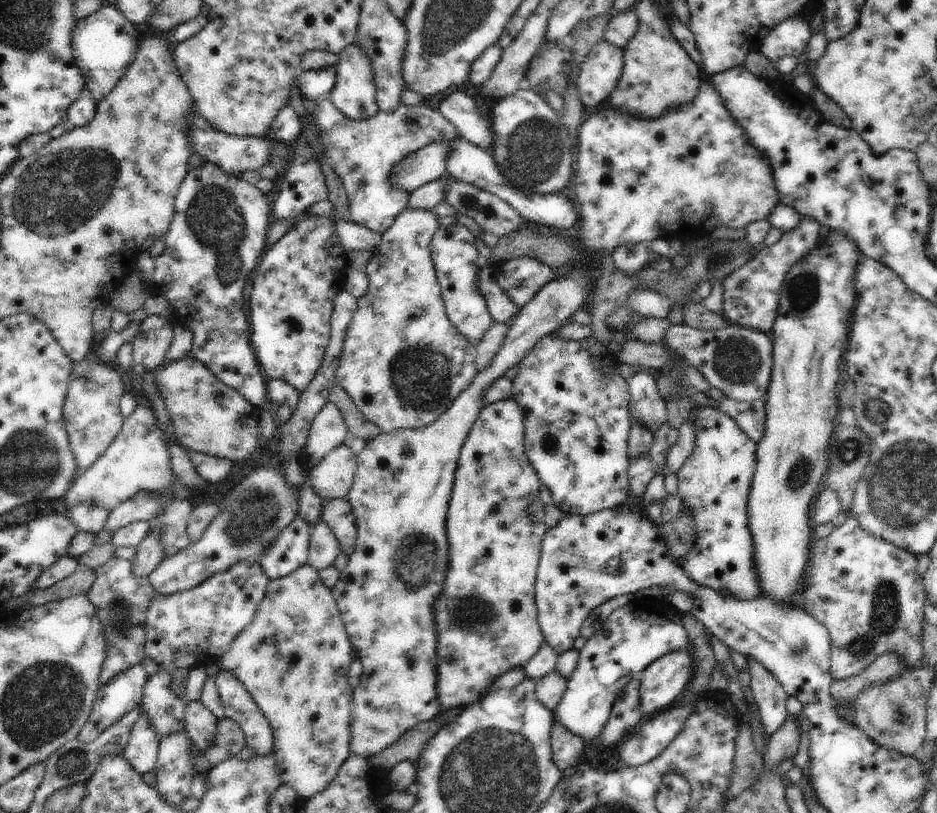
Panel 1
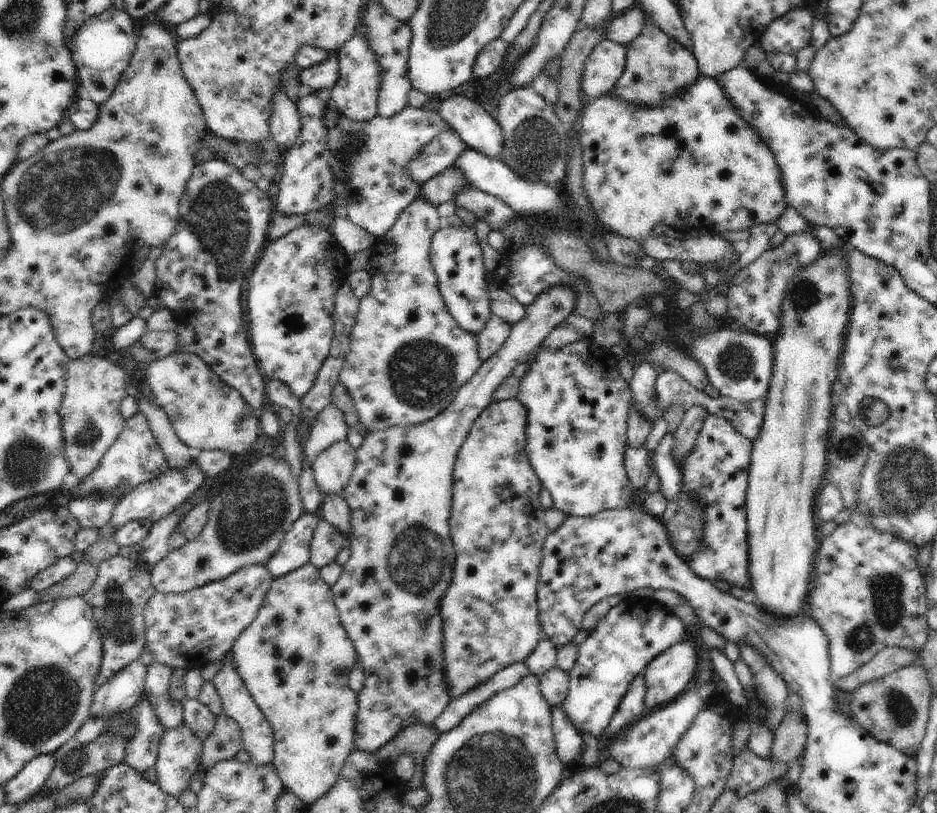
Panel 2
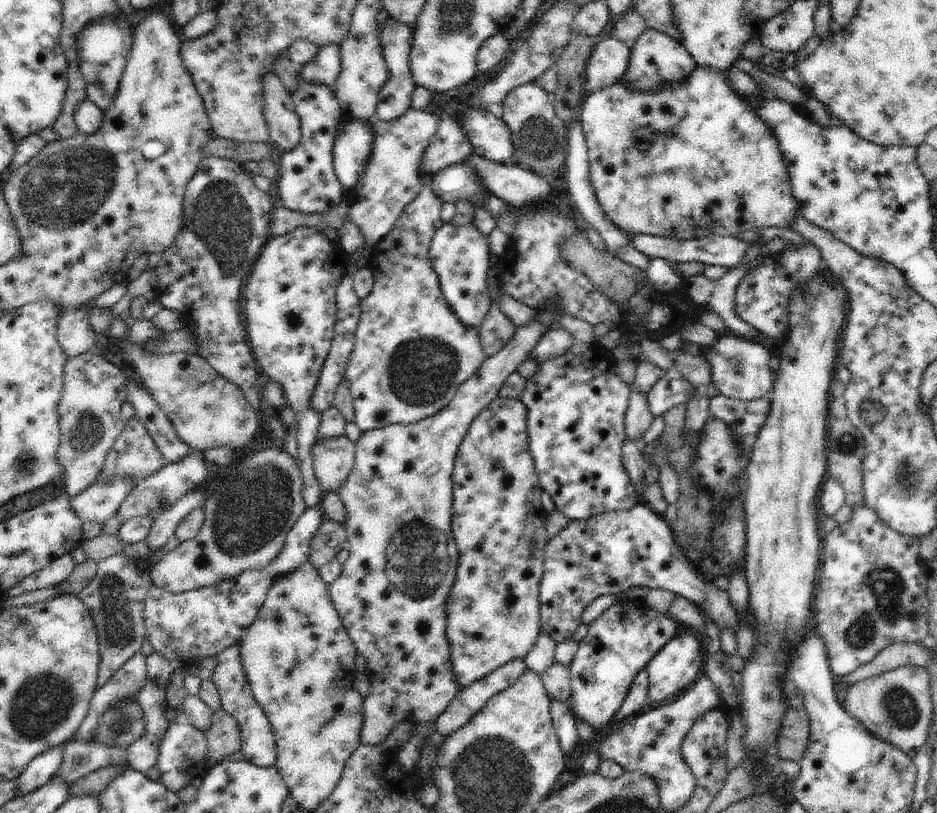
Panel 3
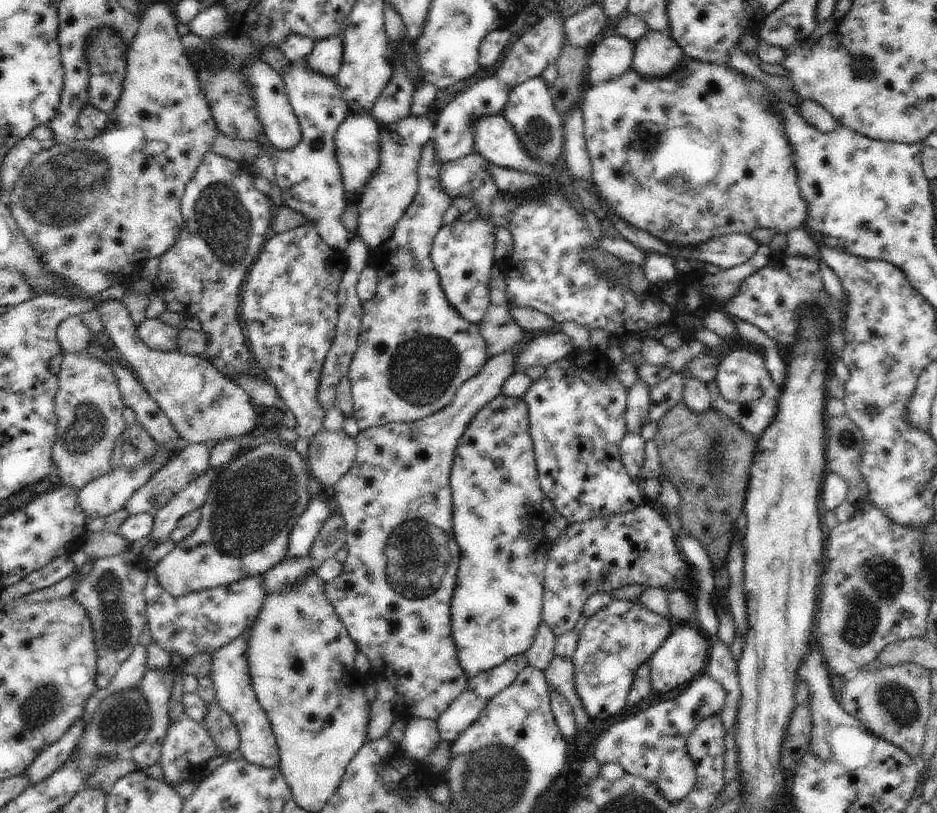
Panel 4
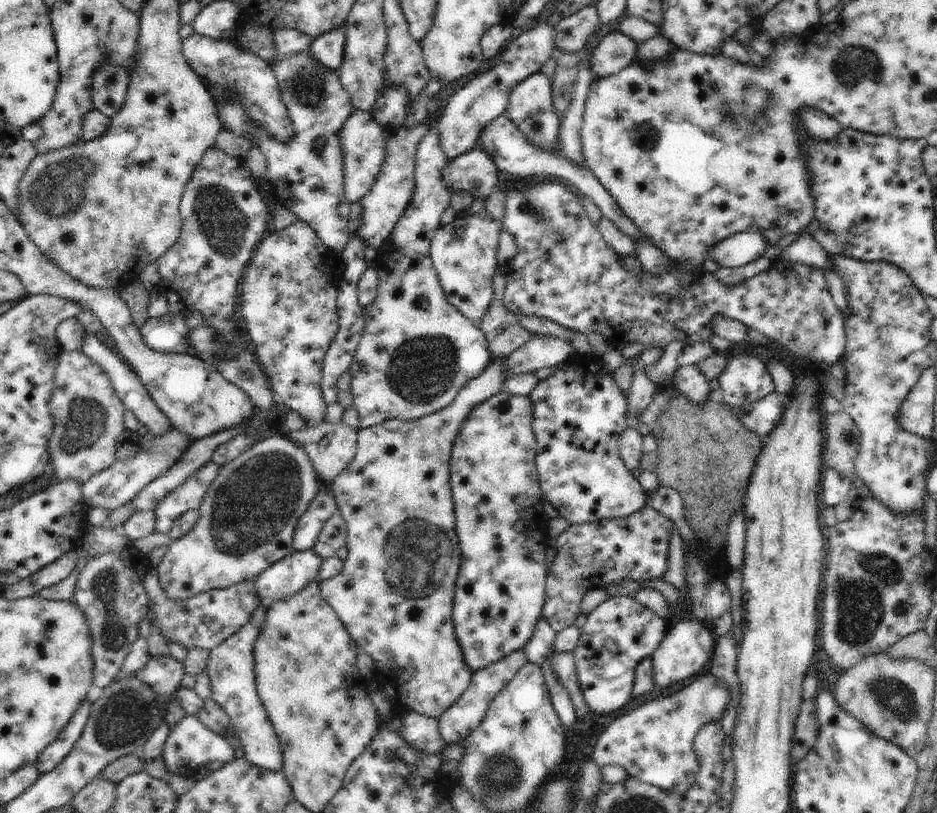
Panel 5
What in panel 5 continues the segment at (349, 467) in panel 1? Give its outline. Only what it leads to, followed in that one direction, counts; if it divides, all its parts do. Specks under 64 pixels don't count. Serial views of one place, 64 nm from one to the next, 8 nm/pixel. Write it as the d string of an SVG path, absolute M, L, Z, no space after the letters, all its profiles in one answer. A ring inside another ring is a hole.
M342 421L289 432L286 436L302 446L321 481L333 482L351 463L357 452L357 429Z

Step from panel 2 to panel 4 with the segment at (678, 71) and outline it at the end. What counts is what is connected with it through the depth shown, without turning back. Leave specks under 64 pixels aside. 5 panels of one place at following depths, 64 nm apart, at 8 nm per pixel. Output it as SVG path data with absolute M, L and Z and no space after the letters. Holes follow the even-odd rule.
M648 31L634 46L630 68L644 80L669 77L687 64L689 57L668 32Z

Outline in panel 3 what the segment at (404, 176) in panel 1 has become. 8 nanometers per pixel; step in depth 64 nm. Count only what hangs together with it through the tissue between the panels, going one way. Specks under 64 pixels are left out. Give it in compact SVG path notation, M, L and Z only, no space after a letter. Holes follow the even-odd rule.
M443 112L440 115L438 130L434 133L428 148L422 154L422 162L418 166L419 176L436 174L452 164L464 161L473 152L470 140L466 140L460 122L454 118L454 112Z

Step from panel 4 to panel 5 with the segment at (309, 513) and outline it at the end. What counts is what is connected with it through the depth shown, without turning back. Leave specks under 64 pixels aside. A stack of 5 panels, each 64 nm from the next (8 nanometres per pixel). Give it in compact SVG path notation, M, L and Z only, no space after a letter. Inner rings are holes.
M318 492L305 514L298 520L293 537L293 552L312 549L324 524L337 512L338 506L332 494Z

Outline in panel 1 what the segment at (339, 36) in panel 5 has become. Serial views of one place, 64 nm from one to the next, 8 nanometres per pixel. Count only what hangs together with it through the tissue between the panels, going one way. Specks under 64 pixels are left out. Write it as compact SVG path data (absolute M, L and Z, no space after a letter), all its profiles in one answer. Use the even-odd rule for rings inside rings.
M330 66L326 70L300 71L294 86L299 89L300 96L305 102L314 102L319 96L326 94L334 88L337 66Z

